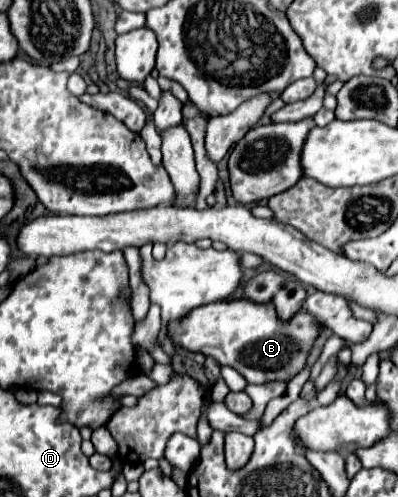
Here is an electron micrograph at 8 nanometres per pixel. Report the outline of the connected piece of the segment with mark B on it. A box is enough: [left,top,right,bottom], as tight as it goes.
[169,299,323,385]

